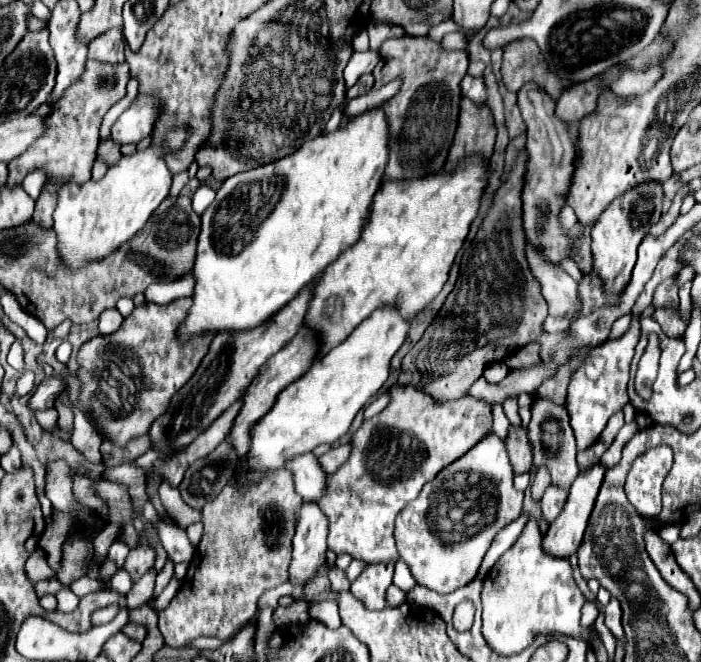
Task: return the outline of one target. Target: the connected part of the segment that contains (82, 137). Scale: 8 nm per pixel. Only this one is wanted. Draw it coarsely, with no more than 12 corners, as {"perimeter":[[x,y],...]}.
{"perimeter":[[87,61],[47,131],[9,163],[47,187],[35,223],[51,229],[57,187],[85,183],[103,115],[125,97],[129,65]]}

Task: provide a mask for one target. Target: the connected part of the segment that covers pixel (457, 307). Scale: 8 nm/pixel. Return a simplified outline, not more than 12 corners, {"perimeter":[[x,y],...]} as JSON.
{"perimeter":[[525,159],[497,189],[459,277],[399,383],[465,395],[539,341],[525,259]]}

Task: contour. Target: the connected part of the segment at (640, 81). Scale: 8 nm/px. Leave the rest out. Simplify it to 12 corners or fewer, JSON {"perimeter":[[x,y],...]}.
{"perimeter":[[661,65],[623,71],[611,85],[621,97],[635,97],[663,77]]}

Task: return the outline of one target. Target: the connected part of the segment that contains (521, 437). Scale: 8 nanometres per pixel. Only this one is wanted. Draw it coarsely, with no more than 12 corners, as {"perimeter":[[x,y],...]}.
{"perimeter":[[509,427],[505,447],[513,473],[531,469],[531,447],[523,427]]}

